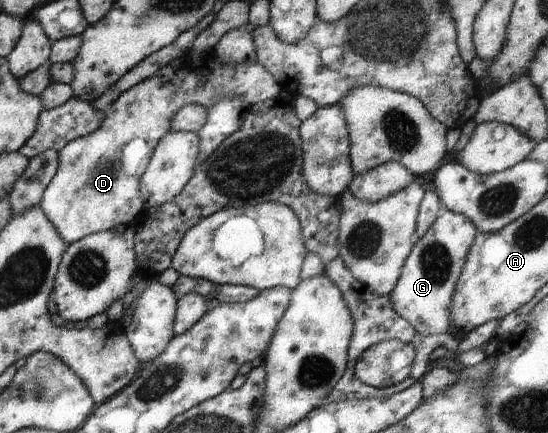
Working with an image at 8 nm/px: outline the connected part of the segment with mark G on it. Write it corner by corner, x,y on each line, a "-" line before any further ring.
443,209
426,236
415,239
413,251
405,260
397,285
388,297
394,312
406,319
416,333
427,336
454,332
449,323
449,308
456,281
477,233
478,229
468,217

